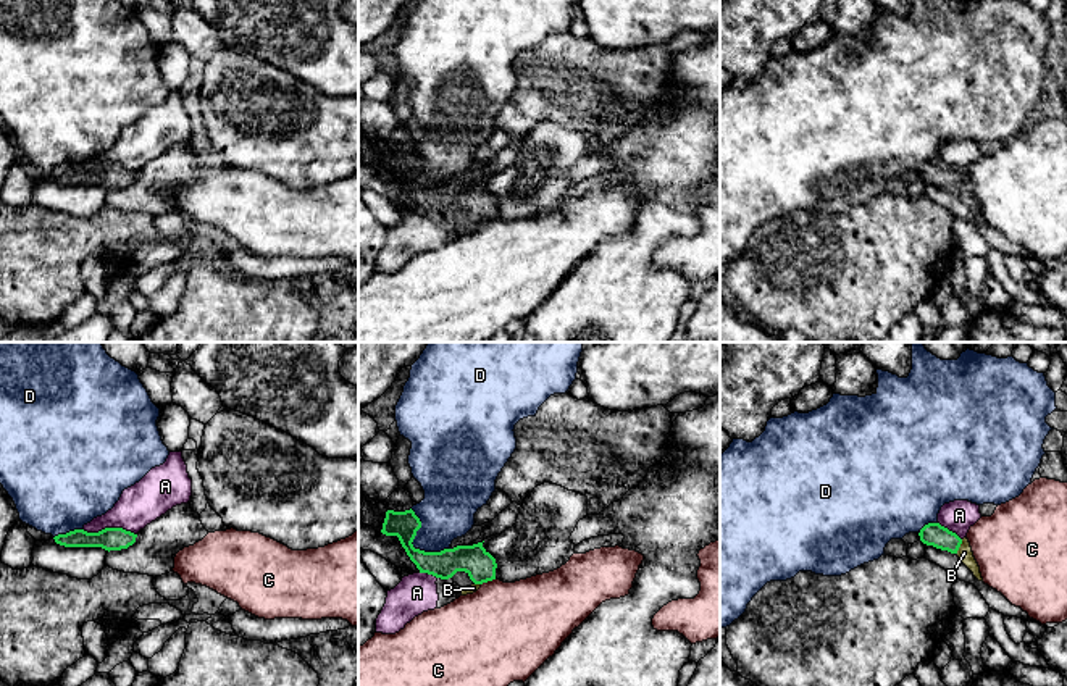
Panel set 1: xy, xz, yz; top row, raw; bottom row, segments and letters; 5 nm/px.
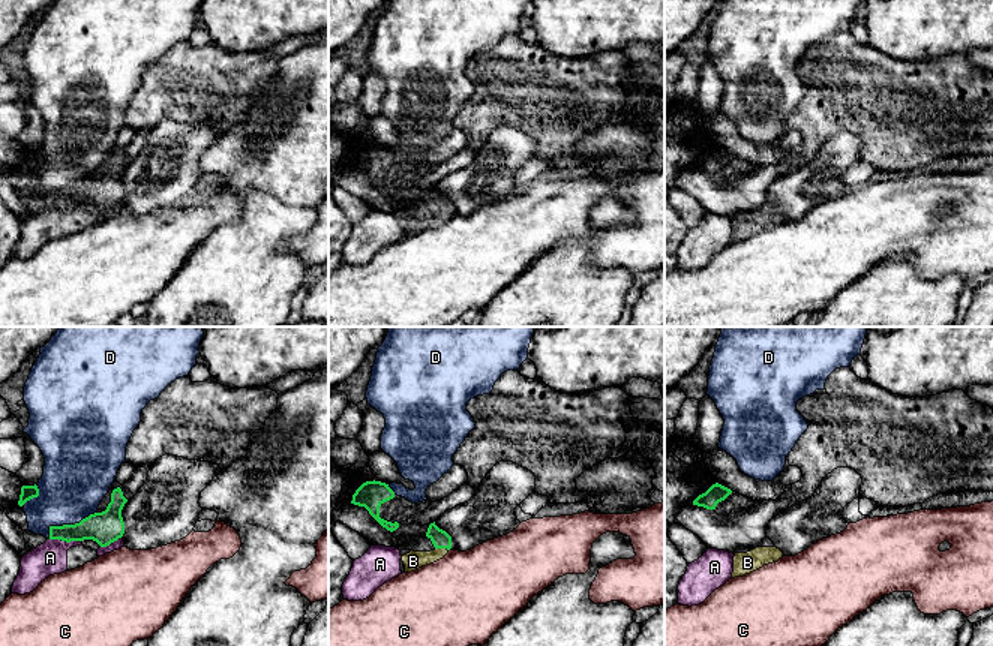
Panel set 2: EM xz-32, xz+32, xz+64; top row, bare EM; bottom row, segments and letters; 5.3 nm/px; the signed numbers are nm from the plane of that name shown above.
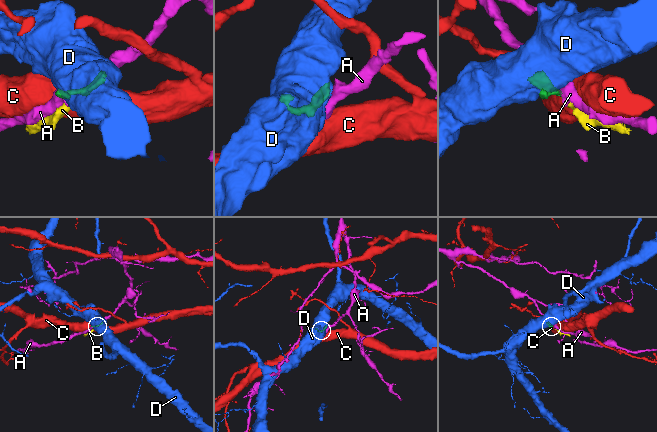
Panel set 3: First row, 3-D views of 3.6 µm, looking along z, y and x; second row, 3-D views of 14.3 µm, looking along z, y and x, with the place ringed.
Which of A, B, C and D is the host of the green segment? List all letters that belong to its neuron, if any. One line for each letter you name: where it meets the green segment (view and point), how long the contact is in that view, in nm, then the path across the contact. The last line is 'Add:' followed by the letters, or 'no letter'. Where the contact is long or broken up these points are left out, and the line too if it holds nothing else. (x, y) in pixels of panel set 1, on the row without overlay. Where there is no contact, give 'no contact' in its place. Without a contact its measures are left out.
B: contact yz (959, 184); length 80 nm; way yz (935, 173), (959, 184), (964, 191)
Add: B

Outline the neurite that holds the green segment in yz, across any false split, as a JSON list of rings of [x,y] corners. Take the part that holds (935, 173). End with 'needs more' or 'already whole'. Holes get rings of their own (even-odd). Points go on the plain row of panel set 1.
[[[939,161],[925,163],[920,171],[920,179],[927,184],[933,184],[941,189],[956,192],[962,202],[973,211],[978,220],[983,220],[980,205],[973,195],[970,181],[967,176],[960,178],[956,171],[941,165]]] | needs more

